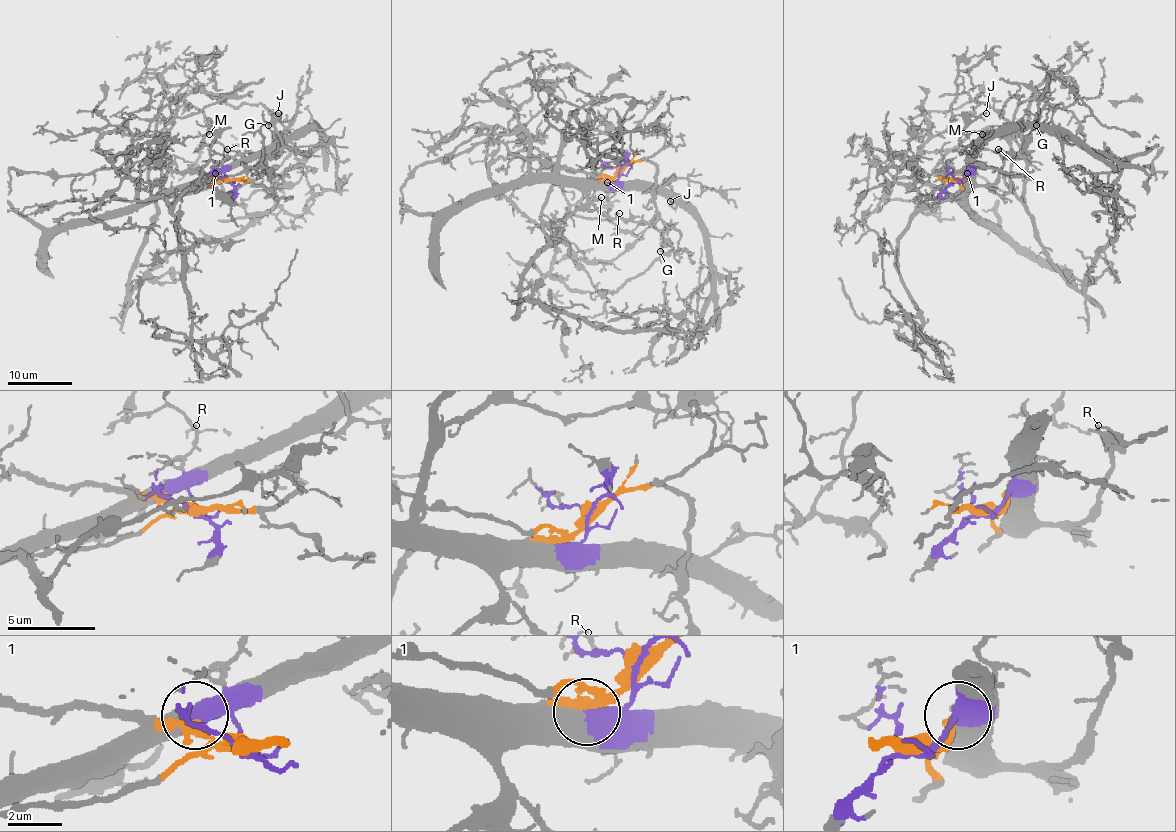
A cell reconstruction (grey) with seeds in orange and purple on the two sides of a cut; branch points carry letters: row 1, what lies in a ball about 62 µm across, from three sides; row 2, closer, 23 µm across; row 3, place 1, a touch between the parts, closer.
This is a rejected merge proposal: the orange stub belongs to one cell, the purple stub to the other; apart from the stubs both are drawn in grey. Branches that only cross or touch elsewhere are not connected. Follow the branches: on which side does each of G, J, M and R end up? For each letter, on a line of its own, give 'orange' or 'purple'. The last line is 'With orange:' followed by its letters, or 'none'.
G: purple
J: purple
M: purple
R: purple
With orange: none

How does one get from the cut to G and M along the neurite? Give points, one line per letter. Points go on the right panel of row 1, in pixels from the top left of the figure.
G: (955, 181), (967, 173), (978, 184), (996, 181), (1005, 155), (1015, 155), (1026, 145), (1026, 136), (1036, 124)
M: (955, 181), (959, 182), (975, 163), (971, 142), (971, 145), (979, 147), (983, 134)

